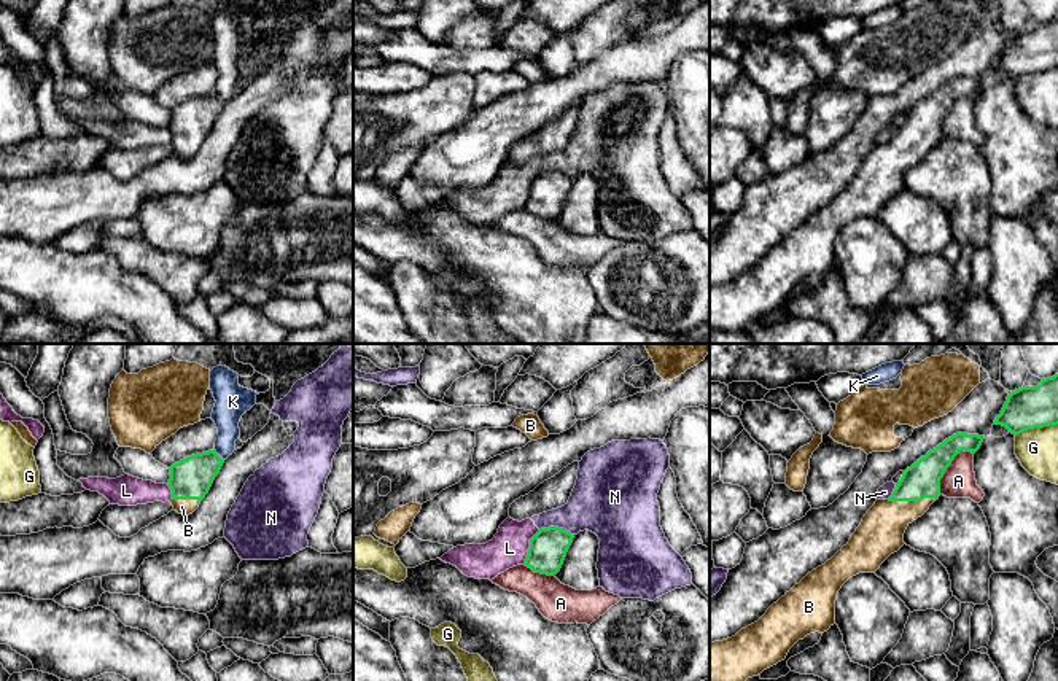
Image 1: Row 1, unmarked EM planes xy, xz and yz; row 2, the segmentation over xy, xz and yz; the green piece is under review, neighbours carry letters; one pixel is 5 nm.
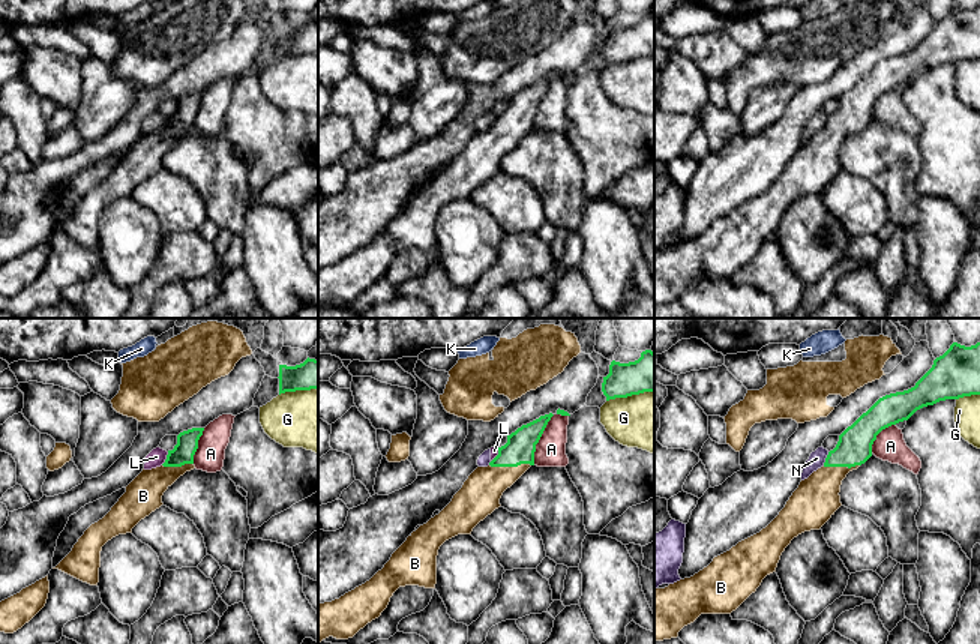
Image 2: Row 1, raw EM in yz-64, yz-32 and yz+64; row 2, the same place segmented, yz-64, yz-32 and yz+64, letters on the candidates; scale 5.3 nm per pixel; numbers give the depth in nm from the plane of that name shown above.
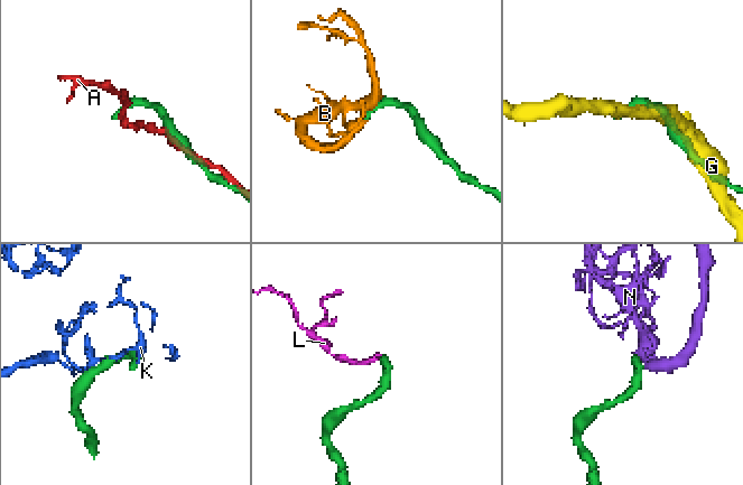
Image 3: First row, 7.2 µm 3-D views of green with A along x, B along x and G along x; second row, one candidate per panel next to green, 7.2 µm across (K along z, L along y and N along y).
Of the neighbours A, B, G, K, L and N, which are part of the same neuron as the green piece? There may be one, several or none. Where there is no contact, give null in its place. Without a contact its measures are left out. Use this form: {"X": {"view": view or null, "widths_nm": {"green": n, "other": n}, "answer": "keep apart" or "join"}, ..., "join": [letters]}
{"A": {"view": "yz", "widths_nm": {"green": 180, "other": 160}, "answer": "keep apart"}, "B": {"view": "yz", "widths_nm": {"green": 180, "other": 220}, "answer": "join"}, "G": {"view": "yz", "widths_nm": {"green": 220, "other": 200}, "answer": "keep apart"}, "K": {"view": "xy", "widths_nm": {"green": 220, "other": 150}, "answer": "keep apart"}, "L": {"view": "xz", "widths_nm": {"green": 190, "other": 190}, "answer": "keep apart"}, "N": {"view": "xz", "widths_nm": {"green": 190, "other": 300}, "answer": "keep apart"}, "join": ["B"]}

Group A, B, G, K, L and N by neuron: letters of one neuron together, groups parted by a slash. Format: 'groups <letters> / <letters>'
groups A / B / G / K / L N

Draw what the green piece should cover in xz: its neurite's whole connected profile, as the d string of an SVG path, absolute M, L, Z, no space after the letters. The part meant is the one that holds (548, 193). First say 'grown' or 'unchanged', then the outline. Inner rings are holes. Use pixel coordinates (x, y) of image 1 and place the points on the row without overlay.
unchanged; M549 170L541 172L531 183L525 210L535 216L554 220L560 215L566 196L573 186L574 178L570 175Z

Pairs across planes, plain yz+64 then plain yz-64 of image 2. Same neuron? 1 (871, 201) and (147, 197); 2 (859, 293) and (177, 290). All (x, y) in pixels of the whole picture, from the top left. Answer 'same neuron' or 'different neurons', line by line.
1: same neuron
2: different neurons

